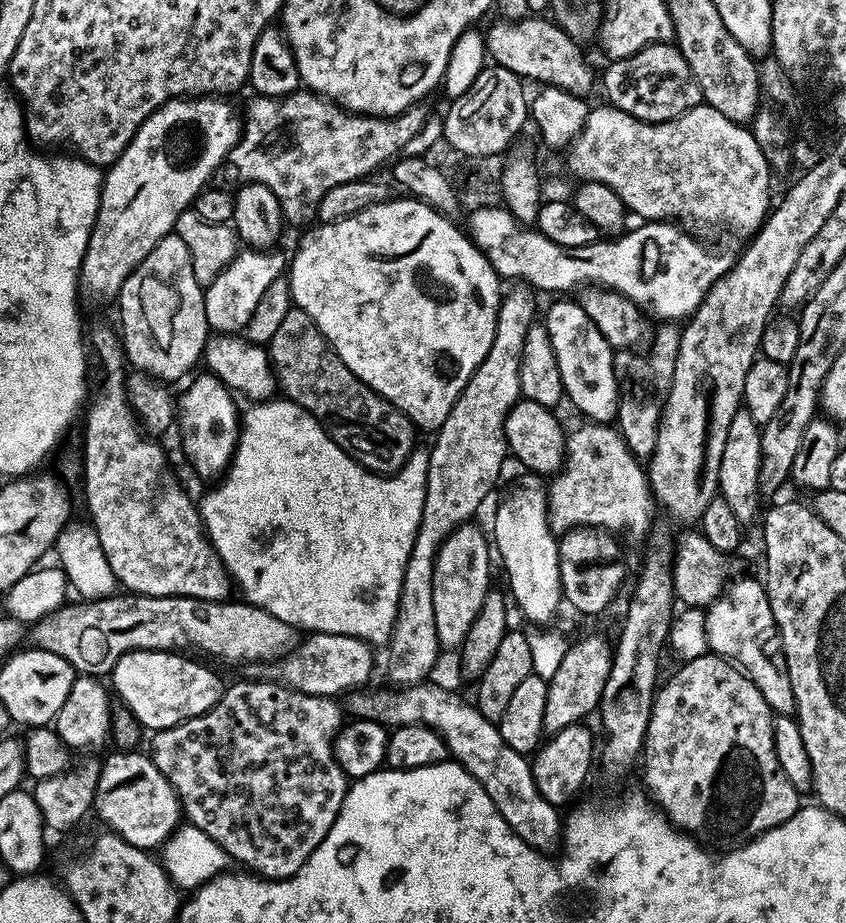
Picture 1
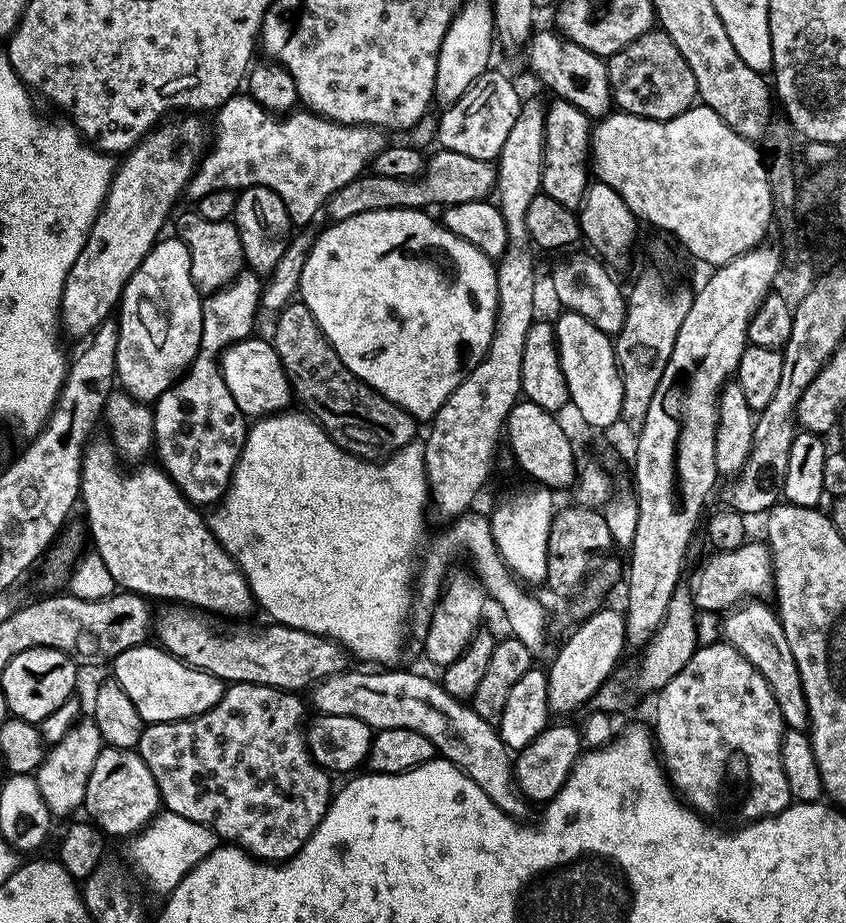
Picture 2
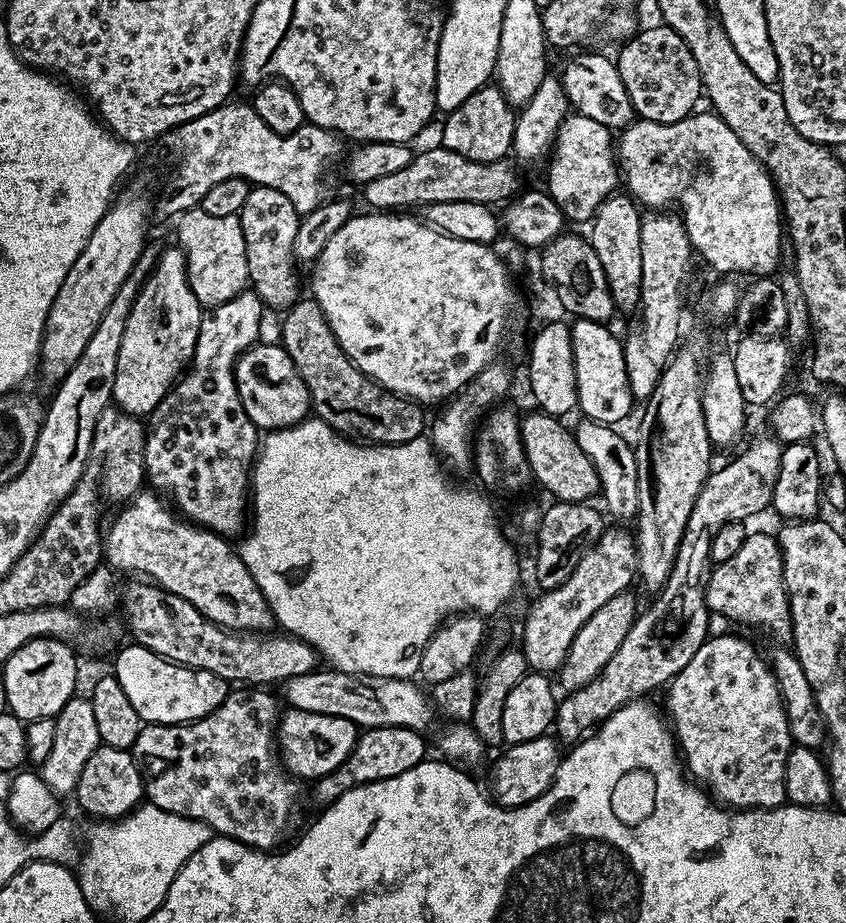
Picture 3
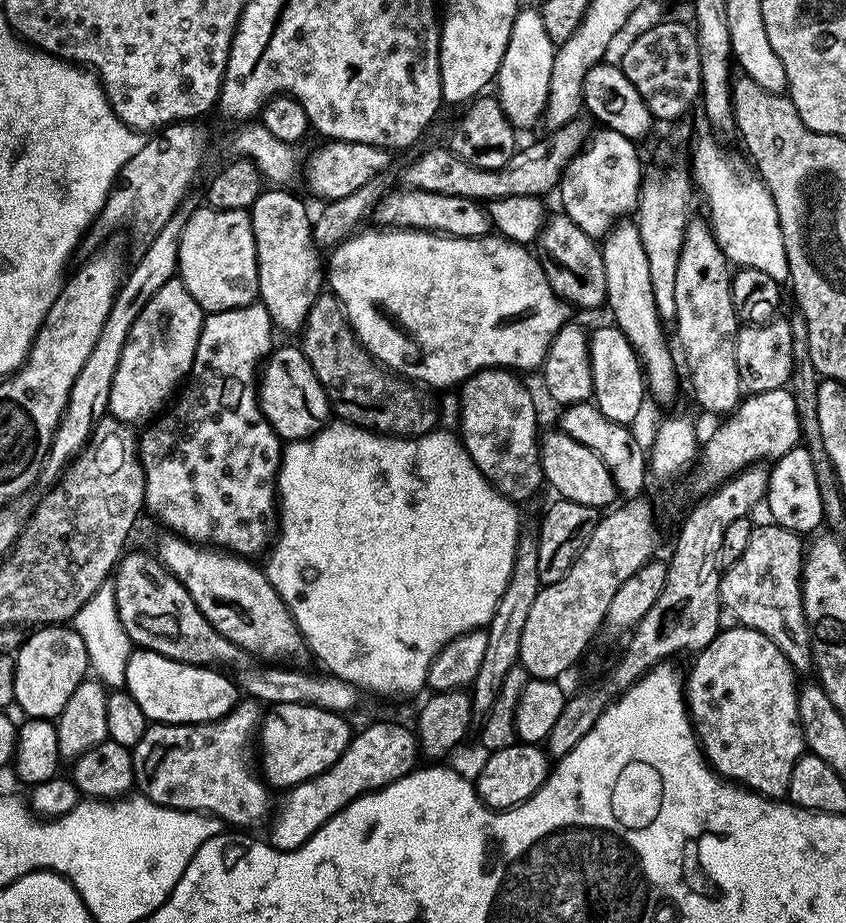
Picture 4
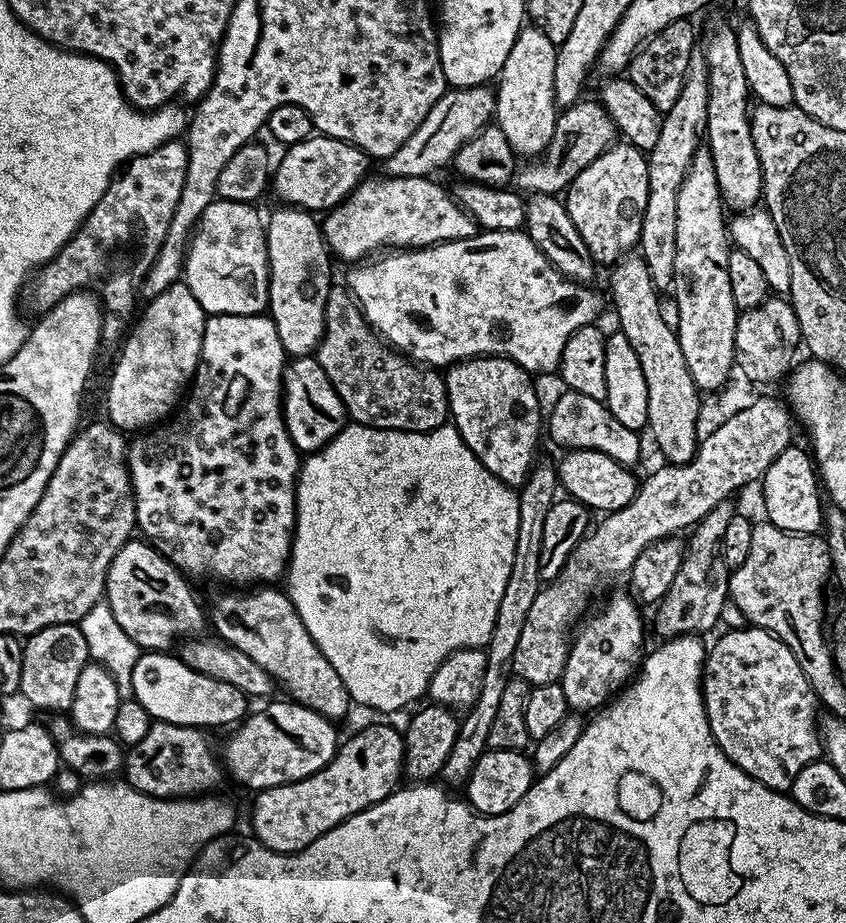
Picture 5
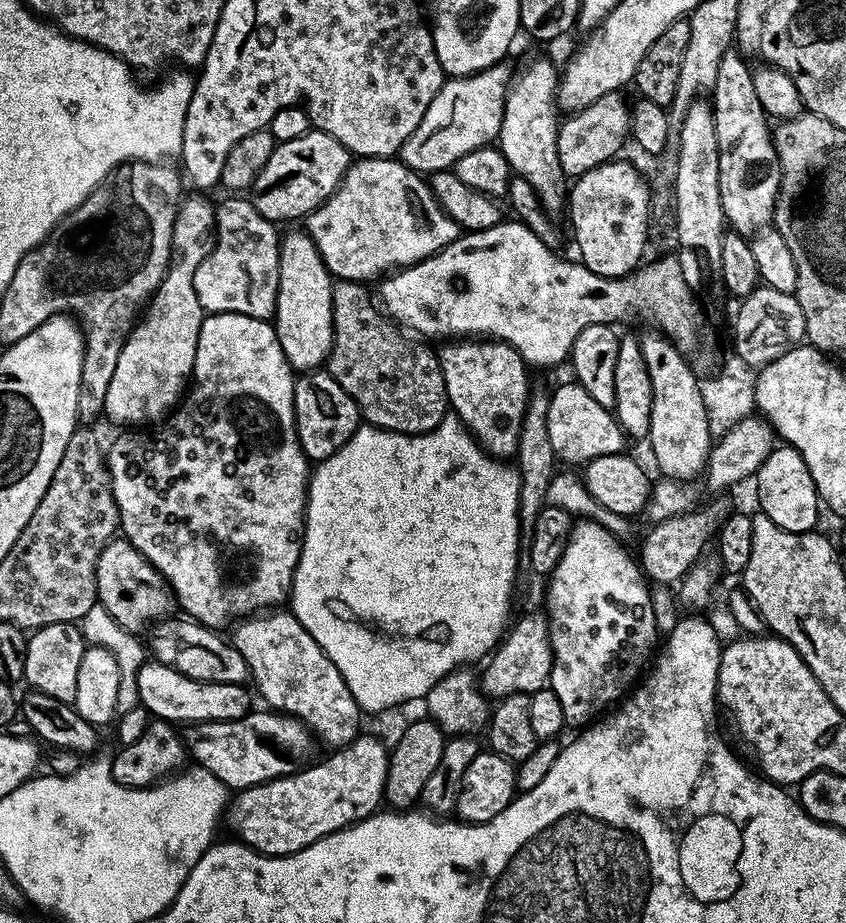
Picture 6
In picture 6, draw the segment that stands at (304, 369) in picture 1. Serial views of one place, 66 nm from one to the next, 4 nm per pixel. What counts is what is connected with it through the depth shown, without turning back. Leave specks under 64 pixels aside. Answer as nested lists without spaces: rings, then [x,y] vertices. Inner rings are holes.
[[[337,279],[333,283],[332,349],[326,371],[354,400],[371,427],[405,432],[408,436],[434,430],[450,412],[439,355],[431,352],[427,343],[411,344],[374,300],[372,305],[364,288],[367,287],[355,280]]]

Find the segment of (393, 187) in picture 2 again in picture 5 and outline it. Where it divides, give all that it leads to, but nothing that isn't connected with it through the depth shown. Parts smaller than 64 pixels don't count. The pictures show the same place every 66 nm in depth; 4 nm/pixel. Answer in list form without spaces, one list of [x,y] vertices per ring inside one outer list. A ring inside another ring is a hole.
[[[581,98],[557,115],[554,134],[539,156],[521,163],[516,169],[514,184],[521,193],[556,196],[572,185],[574,178],[611,148],[617,139],[616,123],[606,114],[603,104]]]

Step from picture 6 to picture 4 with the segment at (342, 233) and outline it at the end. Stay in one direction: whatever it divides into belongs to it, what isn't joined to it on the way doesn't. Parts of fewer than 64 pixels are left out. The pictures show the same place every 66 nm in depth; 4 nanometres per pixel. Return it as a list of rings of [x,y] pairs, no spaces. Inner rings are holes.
[[[401,187],[388,192],[377,205],[374,216],[381,220],[381,225],[390,228],[416,228],[419,232],[439,232],[442,236],[478,238],[490,232],[488,210],[483,203],[454,194],[434,194],[417,188]]]

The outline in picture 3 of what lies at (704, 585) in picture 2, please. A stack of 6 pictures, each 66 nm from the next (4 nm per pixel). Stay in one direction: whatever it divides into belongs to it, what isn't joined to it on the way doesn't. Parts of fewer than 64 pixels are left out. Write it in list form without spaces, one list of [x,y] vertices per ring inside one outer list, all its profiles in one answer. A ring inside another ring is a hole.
[[[755,530],[749,531],[747,538],[742,542],[742,550],[738,550],[734,558],[726,558],[726,562],[715,565],[711,569],[704,588],[704,601],[708,604],[710,612],[724,614],[731,622],[741,620],[744,624],[761,624],[776,636],[791,637],[792,619],[788,595],[784,589],[784,559],[780,553],[777,537],[767,536],[766,533],[755,532]]]

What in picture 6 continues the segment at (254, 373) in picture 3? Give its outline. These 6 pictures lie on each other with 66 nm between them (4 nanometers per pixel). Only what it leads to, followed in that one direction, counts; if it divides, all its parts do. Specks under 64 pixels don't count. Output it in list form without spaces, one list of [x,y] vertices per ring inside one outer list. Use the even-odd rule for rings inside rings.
[[[326,370],[303,373],[295,384],[296,432],[309,461],[320,463],[350,440],[362,422],[360,408]]]

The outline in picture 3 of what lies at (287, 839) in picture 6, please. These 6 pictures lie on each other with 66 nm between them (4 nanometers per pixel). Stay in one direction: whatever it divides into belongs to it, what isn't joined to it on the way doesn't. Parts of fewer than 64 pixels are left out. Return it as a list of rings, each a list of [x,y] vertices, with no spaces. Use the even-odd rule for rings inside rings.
[[[382,726],[361,731],[357,735],[356,745],[350,758],[346,758],[346,762],[342,762],[338,770],[315,781],[316,796],[321,800],[321,805],[333,804],[339,796],[346,794],[346,790],[350,790],[355,784],[369,784],[386,778],[394,778],[398,774],[406,774],[406,770],[418,766],[426,759],[424,738],[414,729],[402,726]]]

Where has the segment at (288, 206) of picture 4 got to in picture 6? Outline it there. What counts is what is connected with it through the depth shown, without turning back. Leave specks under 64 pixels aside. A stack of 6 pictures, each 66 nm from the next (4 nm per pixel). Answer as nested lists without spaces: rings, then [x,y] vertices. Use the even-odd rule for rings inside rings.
[[[307,231],[292,232],[280,242],[280,269],[274,327],[282,354],[297,373],[319,369],[332,349],[332,286],[334,277],[322,262],[318,246]]]

